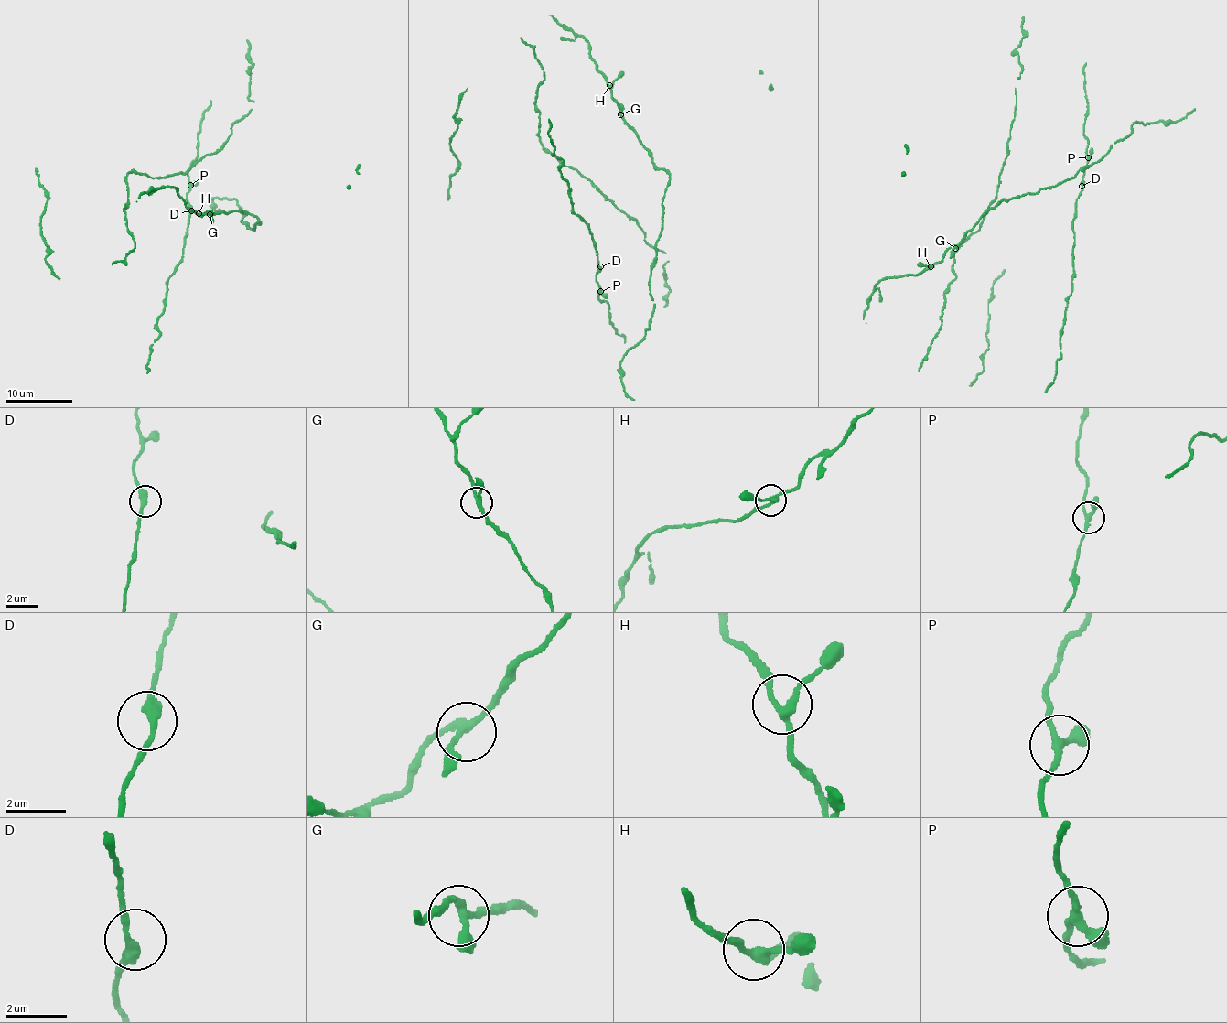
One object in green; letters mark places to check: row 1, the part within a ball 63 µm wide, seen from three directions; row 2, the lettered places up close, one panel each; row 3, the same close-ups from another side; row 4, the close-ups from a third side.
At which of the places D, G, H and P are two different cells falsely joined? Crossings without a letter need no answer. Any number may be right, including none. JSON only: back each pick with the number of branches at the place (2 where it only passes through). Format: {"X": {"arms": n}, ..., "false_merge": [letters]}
{"false_merge": []}

